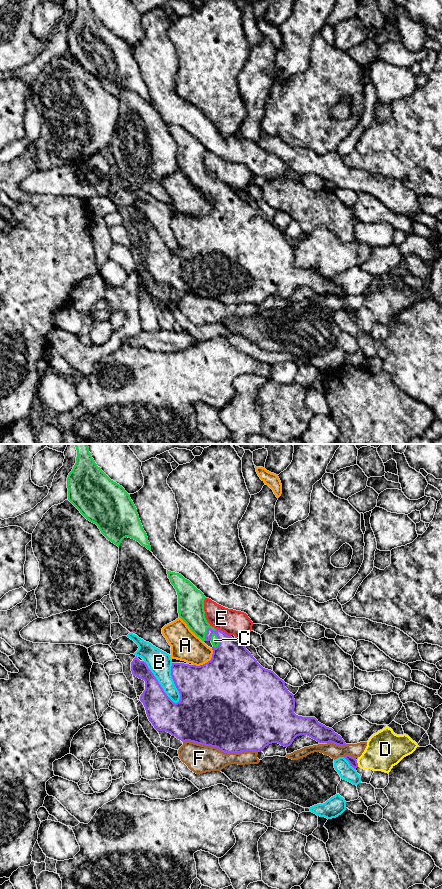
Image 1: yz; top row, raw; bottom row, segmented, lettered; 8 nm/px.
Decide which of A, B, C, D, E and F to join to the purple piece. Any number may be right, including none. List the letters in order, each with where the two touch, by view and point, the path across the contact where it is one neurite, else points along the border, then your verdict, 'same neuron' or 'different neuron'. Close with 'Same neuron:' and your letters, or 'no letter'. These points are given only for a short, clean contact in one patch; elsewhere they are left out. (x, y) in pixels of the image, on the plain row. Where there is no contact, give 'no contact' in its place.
A: meets purple in yz at (208, 213); different neuron
B: meets purple in yz at (159, 236); different neuron
C: meets purple in yz at (217, 188); runs through yz (231, 215), (224, 197), (217, 188), (214, 192); same neuron
D: meets purple in yz at (357, 315); border along yz (356, 312), (358, 318); different neuron
E: meets purple in yz at (222, 183); different neuron
F: meets purple in yz at (220, 301); different neuron
Same neuron: C

